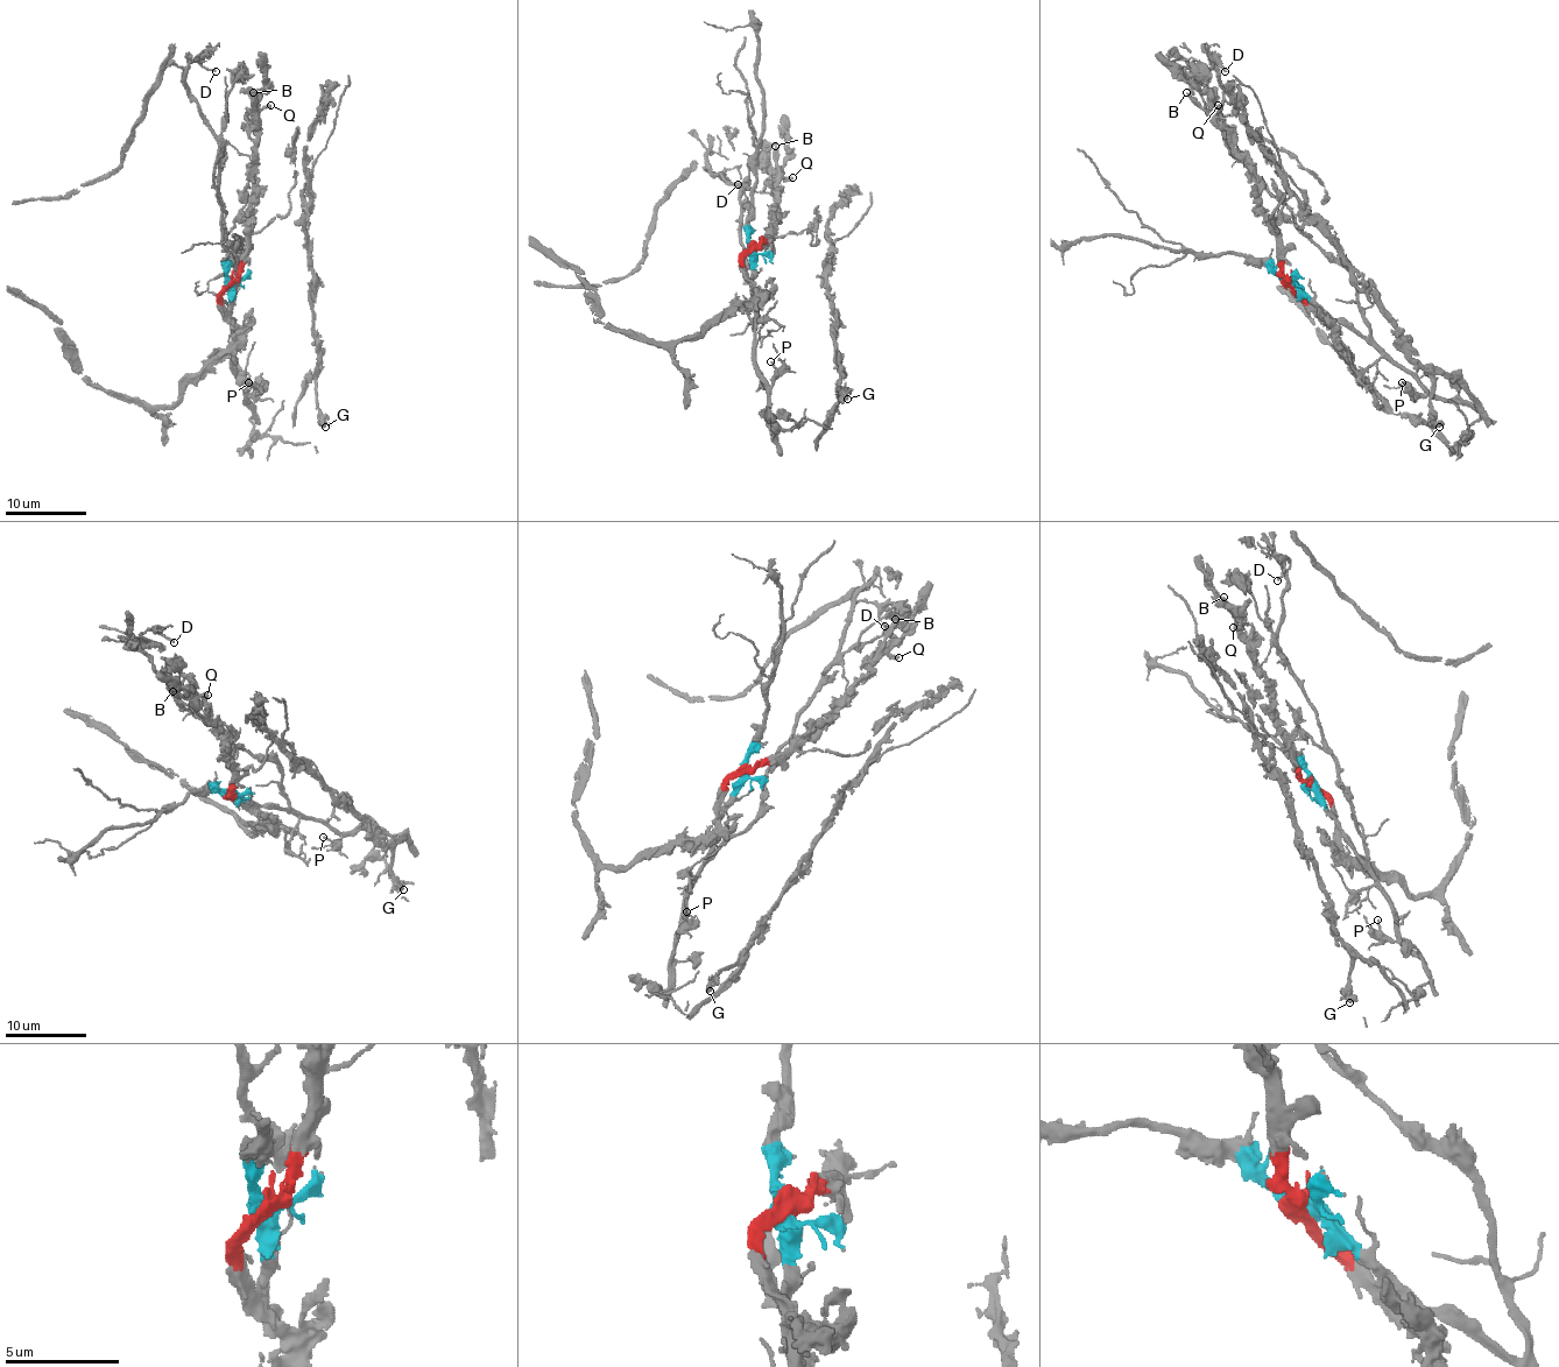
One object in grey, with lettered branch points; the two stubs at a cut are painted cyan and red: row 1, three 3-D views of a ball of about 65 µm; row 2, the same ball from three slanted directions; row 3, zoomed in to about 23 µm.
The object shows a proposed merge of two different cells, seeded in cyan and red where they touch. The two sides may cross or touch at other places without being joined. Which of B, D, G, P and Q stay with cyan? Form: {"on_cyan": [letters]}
{"on_cyan": ["D", "P"]}

